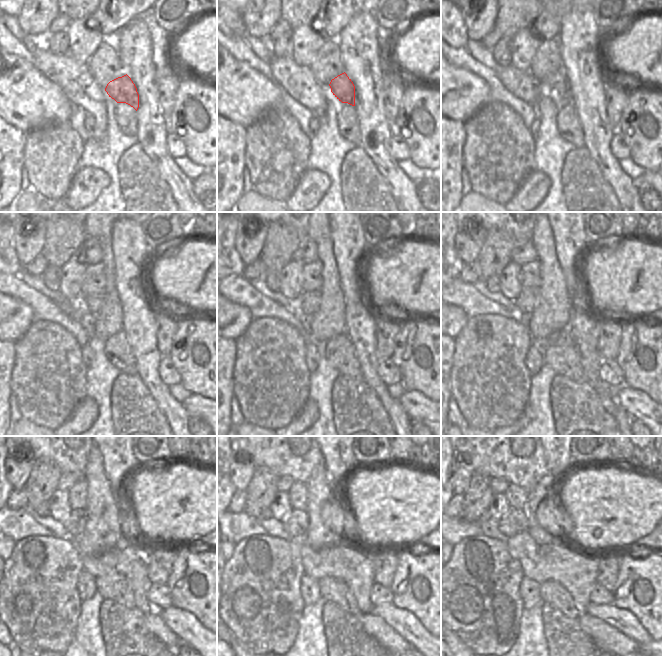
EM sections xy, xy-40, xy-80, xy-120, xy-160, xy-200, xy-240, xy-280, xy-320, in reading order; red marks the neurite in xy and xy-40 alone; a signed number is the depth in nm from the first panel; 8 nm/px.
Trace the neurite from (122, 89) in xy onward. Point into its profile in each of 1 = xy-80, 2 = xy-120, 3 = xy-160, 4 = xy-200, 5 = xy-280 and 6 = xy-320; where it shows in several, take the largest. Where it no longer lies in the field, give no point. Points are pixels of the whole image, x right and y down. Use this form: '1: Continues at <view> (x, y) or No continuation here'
1: Continues at xy-80 (558, 81)
2: Continues at xy-120 (94, 302)
3: Continues at xy-160 (309, 301)
4: Continues at xy-200 (525, 302)
5: Continues at xy-280 (298, 523)
6: Continues at xy-320 (515, 521)

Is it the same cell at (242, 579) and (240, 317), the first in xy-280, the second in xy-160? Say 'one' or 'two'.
two

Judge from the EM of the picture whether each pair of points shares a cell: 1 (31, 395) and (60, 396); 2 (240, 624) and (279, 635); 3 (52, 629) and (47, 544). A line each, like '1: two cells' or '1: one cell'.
1: one cell
2: one cell
3: one cell

